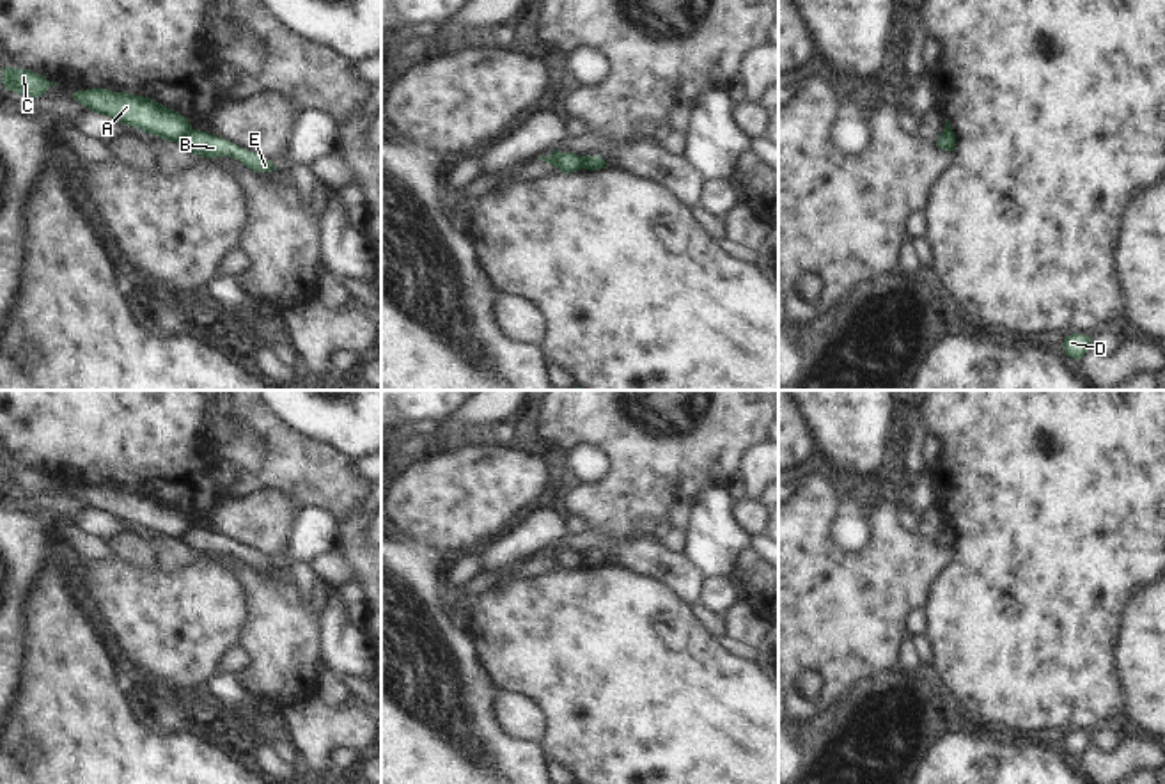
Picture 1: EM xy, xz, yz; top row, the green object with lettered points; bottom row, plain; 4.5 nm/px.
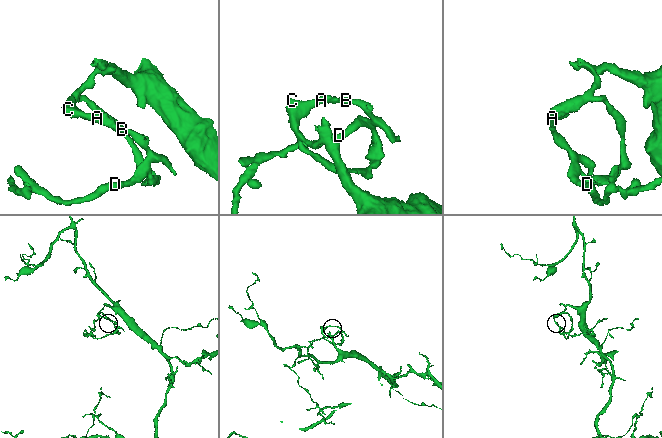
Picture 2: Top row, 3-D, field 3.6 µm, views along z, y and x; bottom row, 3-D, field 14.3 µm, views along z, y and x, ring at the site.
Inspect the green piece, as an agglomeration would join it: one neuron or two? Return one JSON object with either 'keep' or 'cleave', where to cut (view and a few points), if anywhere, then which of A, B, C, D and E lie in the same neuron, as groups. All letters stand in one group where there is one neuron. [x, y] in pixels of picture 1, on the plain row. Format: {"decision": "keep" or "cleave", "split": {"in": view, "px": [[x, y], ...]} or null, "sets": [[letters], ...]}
{"decision": "cleave", "split": {"in": "xy", "px": [[190, 525], [179, 538]]}, "sets": [["A", "C"], ["B", "D", "E"]]}

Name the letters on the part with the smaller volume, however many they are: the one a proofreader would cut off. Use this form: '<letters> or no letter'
B, D, E

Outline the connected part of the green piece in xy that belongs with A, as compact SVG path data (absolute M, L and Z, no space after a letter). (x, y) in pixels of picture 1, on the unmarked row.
M87 486L76 488L73 497L89 504L94 511L108 513L168 539L181 539L192 527L186 514L151 495L112 490L108 486Z

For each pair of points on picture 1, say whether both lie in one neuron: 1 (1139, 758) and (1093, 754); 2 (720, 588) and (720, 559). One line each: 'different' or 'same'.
1: same
2: different

